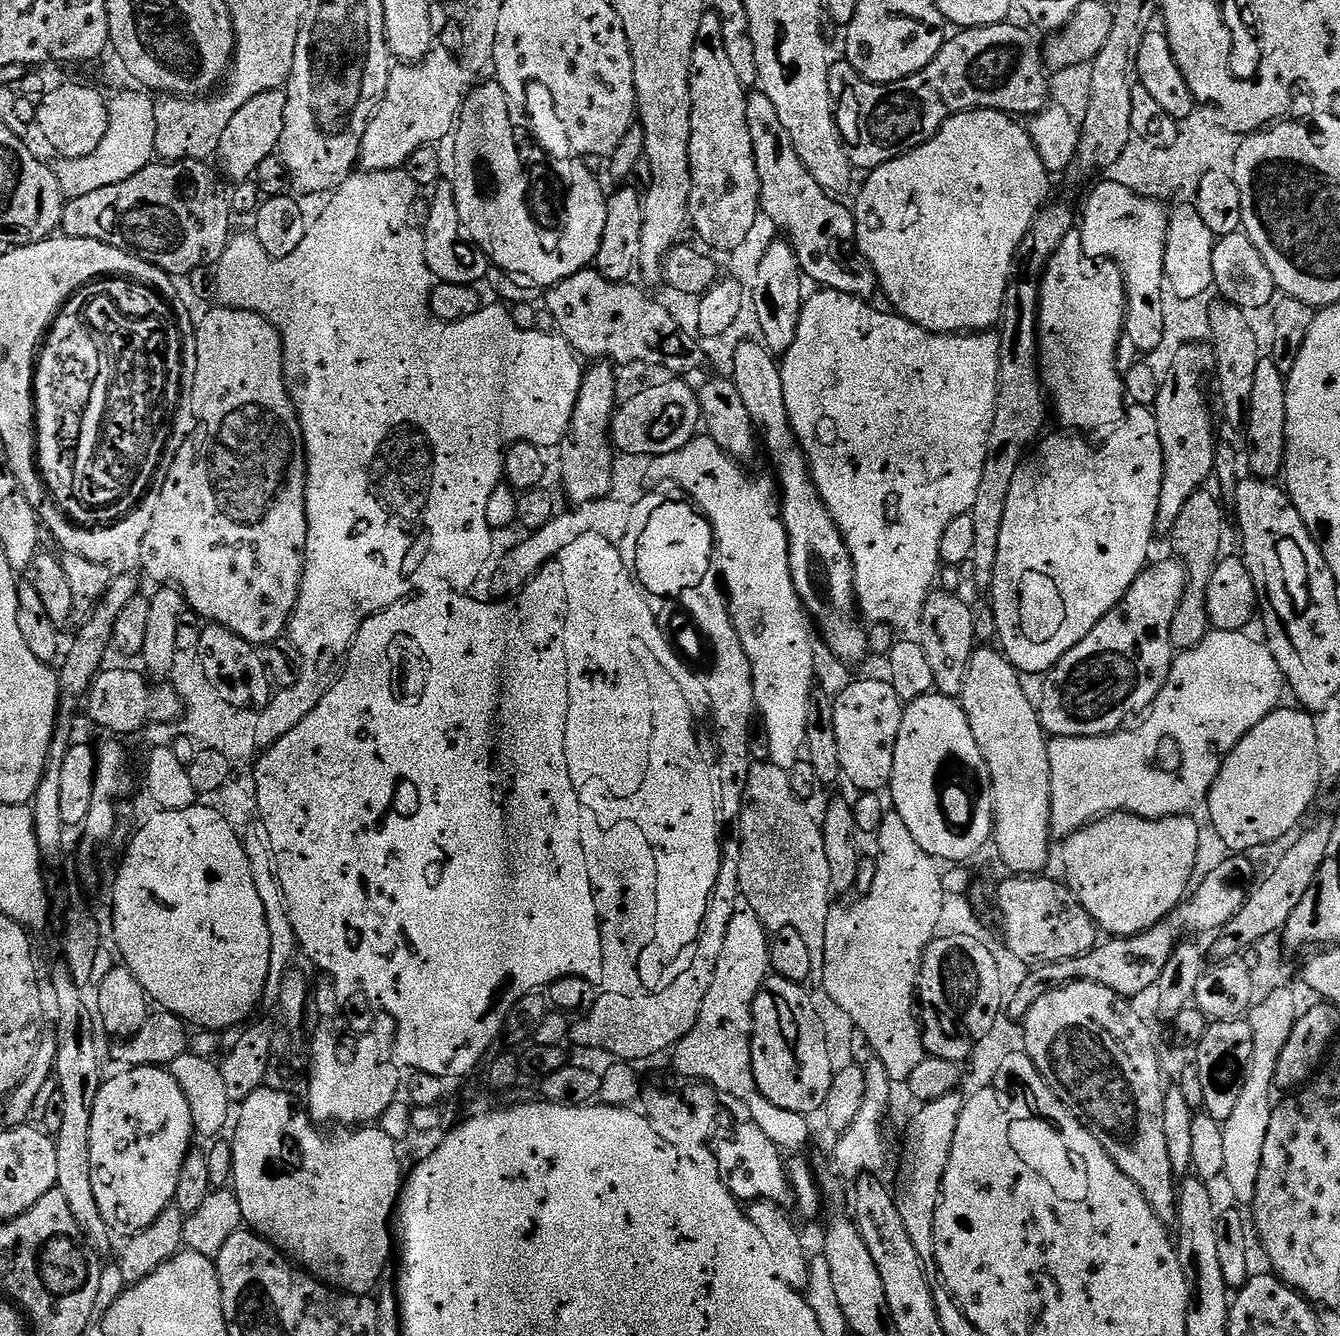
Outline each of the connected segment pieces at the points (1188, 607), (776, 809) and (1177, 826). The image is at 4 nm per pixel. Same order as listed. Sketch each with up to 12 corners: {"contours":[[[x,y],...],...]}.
{"contours":[[[1201,490],[1170,533],[1190,591],[1172,623],[1176,650],[1210,631],[1206,593],[1222,559],[1224,508]],[[753,763],[739,891],[769,933],[824,957],[834,907],[821,821],[790,772]],[[1115,812],[1067,837],[1101,933],[1162,923],[1198,872],[1201,825]]]}

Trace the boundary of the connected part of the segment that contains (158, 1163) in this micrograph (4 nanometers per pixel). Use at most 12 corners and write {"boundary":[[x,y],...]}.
{"boundary":[[164,1066],[103,1081],[90,1182],[109,1229],[173,1207],[193,1147]]}

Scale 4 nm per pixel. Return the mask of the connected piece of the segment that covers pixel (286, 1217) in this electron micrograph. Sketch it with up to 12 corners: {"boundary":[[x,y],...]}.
{"boundary":[[239,1105],[240,1219],[366,1296],[394,1256],[397,1141]]}

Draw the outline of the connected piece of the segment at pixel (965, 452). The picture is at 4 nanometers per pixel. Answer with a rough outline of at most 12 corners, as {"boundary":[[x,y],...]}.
{"boundary":[[816,290],[780,372],[862,612],[919,625],[973,511],[995,331]]}

